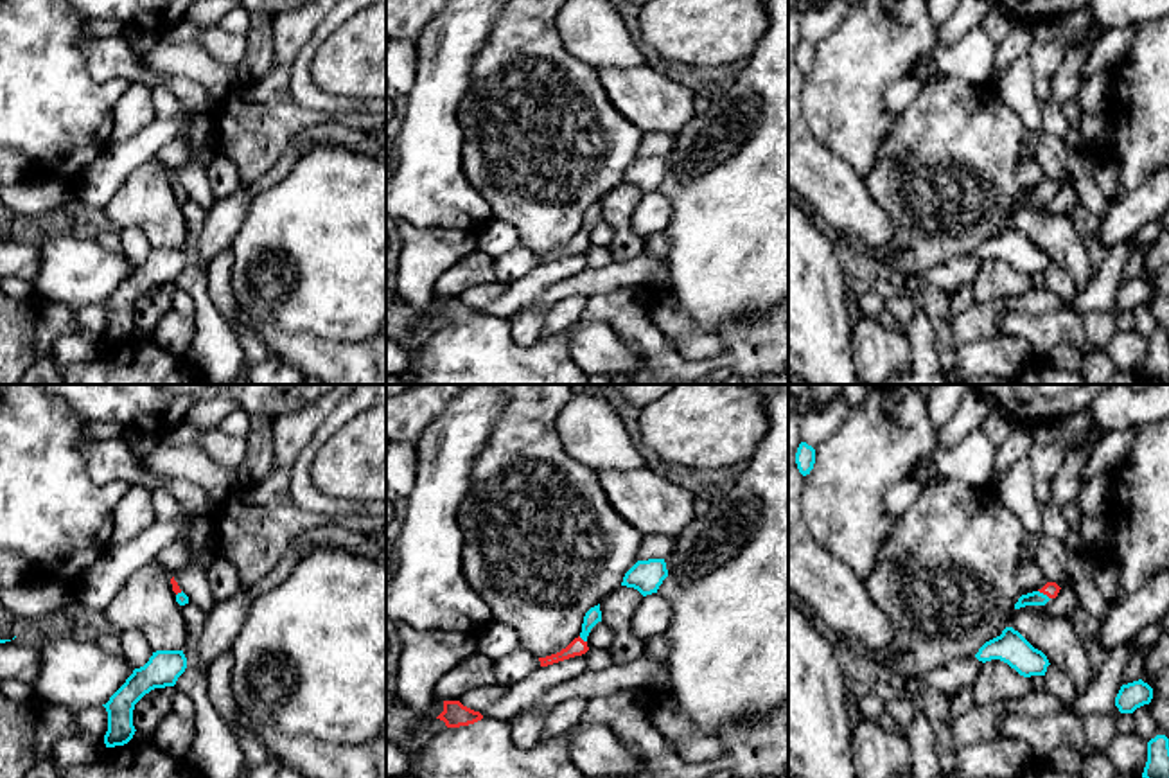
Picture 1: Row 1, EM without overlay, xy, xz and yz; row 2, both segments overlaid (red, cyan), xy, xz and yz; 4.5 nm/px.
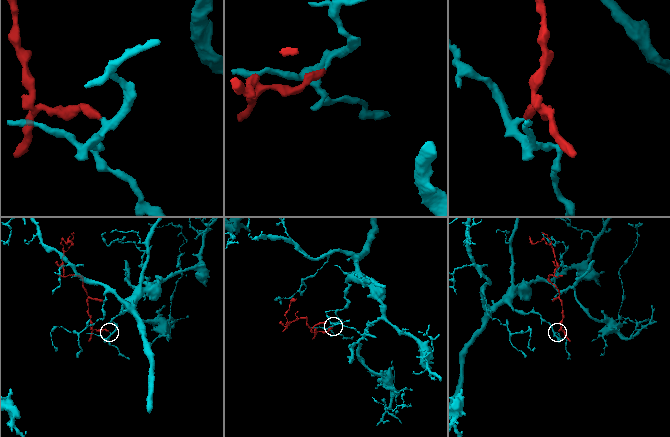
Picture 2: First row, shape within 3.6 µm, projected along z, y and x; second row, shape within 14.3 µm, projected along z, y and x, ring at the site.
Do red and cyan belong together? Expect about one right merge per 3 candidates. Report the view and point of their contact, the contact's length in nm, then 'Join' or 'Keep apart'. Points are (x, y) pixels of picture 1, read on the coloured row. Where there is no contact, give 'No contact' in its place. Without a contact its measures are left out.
Touches red at yz (1044, 593). Shared border 70 nm. Join

